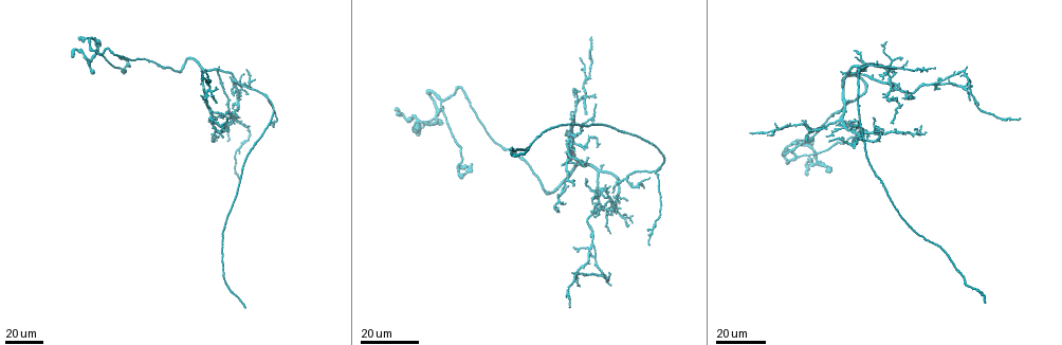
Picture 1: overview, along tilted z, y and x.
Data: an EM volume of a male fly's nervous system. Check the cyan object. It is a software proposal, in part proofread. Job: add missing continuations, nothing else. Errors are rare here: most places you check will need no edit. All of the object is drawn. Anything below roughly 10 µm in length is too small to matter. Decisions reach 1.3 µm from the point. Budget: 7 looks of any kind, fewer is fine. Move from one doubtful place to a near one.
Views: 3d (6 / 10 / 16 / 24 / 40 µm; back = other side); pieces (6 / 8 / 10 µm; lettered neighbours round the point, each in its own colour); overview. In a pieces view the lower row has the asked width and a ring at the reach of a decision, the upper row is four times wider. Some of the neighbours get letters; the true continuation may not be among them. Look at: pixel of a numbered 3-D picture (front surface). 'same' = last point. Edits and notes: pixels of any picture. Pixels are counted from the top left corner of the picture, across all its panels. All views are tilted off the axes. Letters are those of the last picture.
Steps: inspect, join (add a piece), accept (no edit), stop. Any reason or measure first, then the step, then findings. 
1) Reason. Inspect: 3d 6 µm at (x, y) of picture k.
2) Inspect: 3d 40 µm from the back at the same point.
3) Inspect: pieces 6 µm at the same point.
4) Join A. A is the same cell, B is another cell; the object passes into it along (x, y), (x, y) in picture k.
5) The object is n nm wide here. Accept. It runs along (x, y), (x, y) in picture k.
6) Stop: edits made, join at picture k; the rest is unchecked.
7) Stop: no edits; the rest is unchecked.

Inspect: 3d 24 µm at (897, 83) of picture 1.

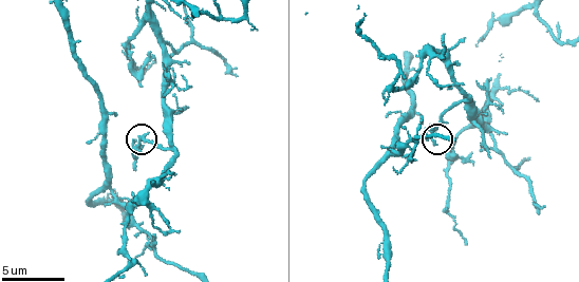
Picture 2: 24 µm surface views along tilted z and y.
What lies round it. Inspect: pieces 6 µm at (433, 143) of picture 2.

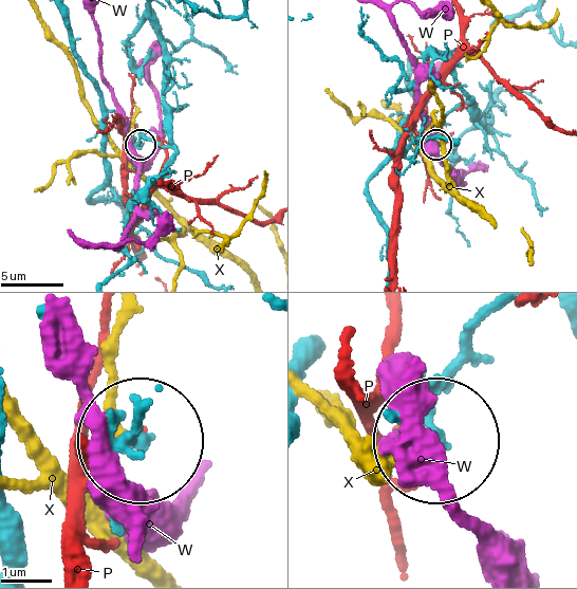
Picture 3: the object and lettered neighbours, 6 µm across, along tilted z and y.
Accept. P, W and X are other cells; none of them fits.

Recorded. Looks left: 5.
An open end. Inspect: 3d 24 µm at (805, 120) of picture 1.

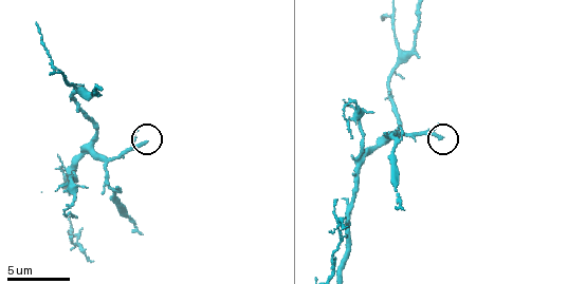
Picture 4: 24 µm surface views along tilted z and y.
Inspect: pieces 6 µm at (146, 143) of picture 4.

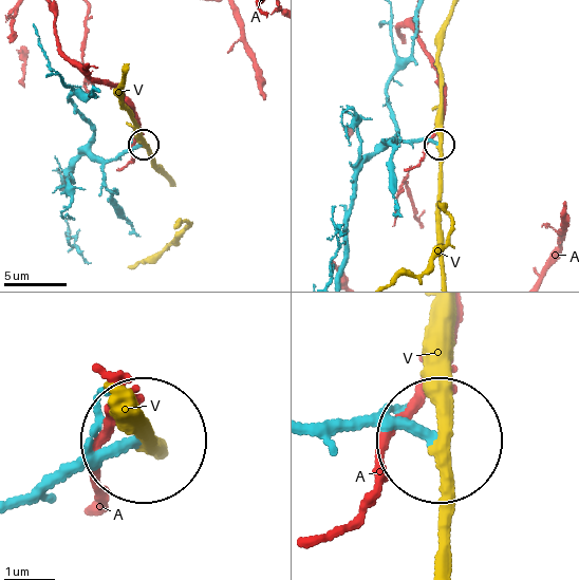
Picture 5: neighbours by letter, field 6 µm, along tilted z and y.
Accept. A and V are other cells; it runs along (316, 428), (409, 422), (433, 434) in picture 5; no lettered piece goes on from it.

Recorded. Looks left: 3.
Free end. Inspect: 3d 24 µm at (201, 95) of picture 1.

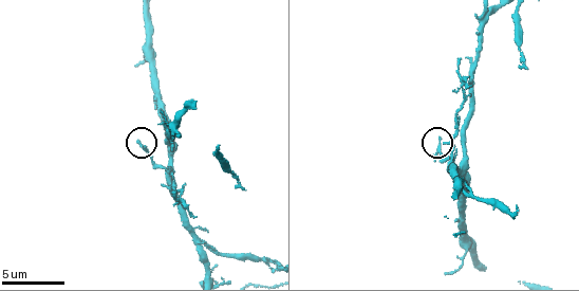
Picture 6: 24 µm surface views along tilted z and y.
Inspect: pieces 8 µm at (140, 147) of picture 6.

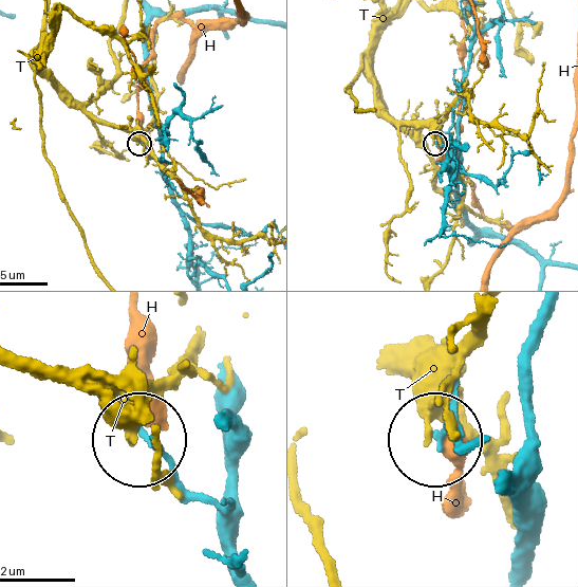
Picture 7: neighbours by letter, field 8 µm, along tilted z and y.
The object is 170 nm wide here. Accept. H and T are other cells; none of them fits.

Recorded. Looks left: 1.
Stop: no edits; the rest is unchecked.

